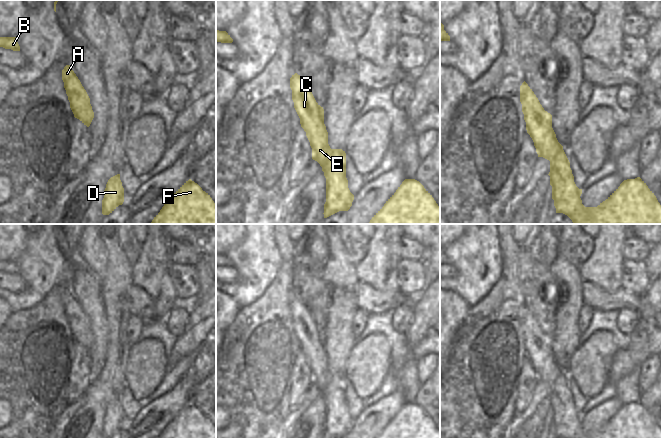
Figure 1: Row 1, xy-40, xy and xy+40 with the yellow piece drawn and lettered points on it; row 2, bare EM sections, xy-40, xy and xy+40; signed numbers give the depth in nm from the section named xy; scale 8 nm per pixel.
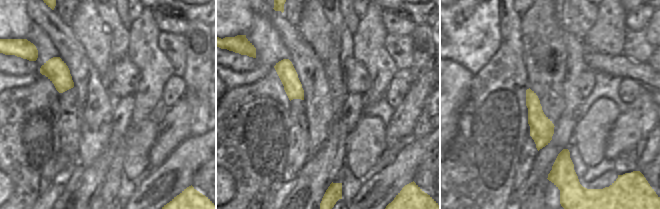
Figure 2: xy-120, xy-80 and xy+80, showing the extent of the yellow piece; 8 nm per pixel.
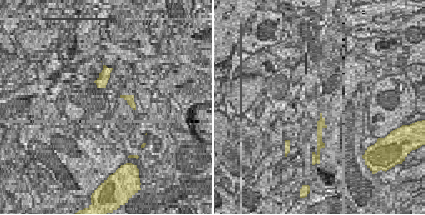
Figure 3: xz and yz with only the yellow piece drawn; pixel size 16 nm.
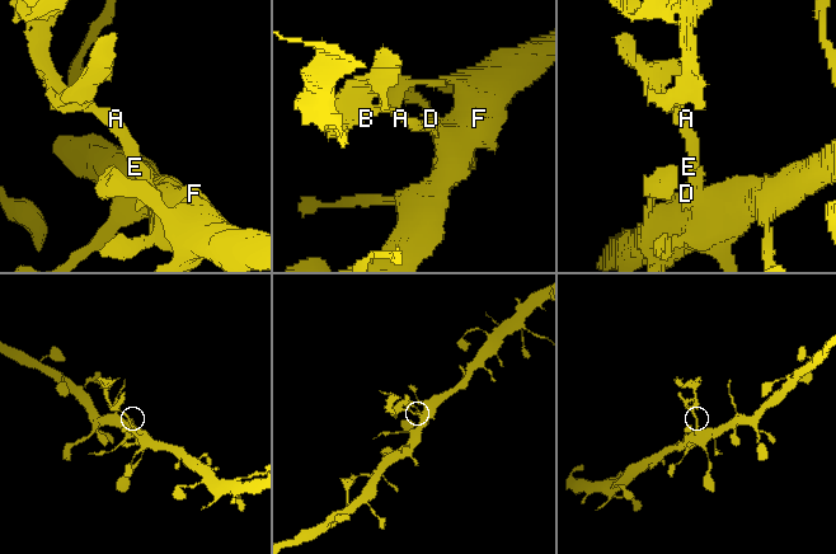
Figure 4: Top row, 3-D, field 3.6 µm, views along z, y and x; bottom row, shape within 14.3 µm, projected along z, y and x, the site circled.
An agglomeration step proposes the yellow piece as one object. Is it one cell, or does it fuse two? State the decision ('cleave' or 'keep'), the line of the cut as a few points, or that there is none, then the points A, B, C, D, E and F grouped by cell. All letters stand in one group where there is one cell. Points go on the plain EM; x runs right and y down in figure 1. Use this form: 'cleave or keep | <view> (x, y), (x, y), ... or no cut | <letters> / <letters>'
cleave | xy (342, 374), (336, 374), (322, 391) | A B C E / D F

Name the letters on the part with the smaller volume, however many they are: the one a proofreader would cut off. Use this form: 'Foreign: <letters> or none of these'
Foreign: A, B, C, E.

